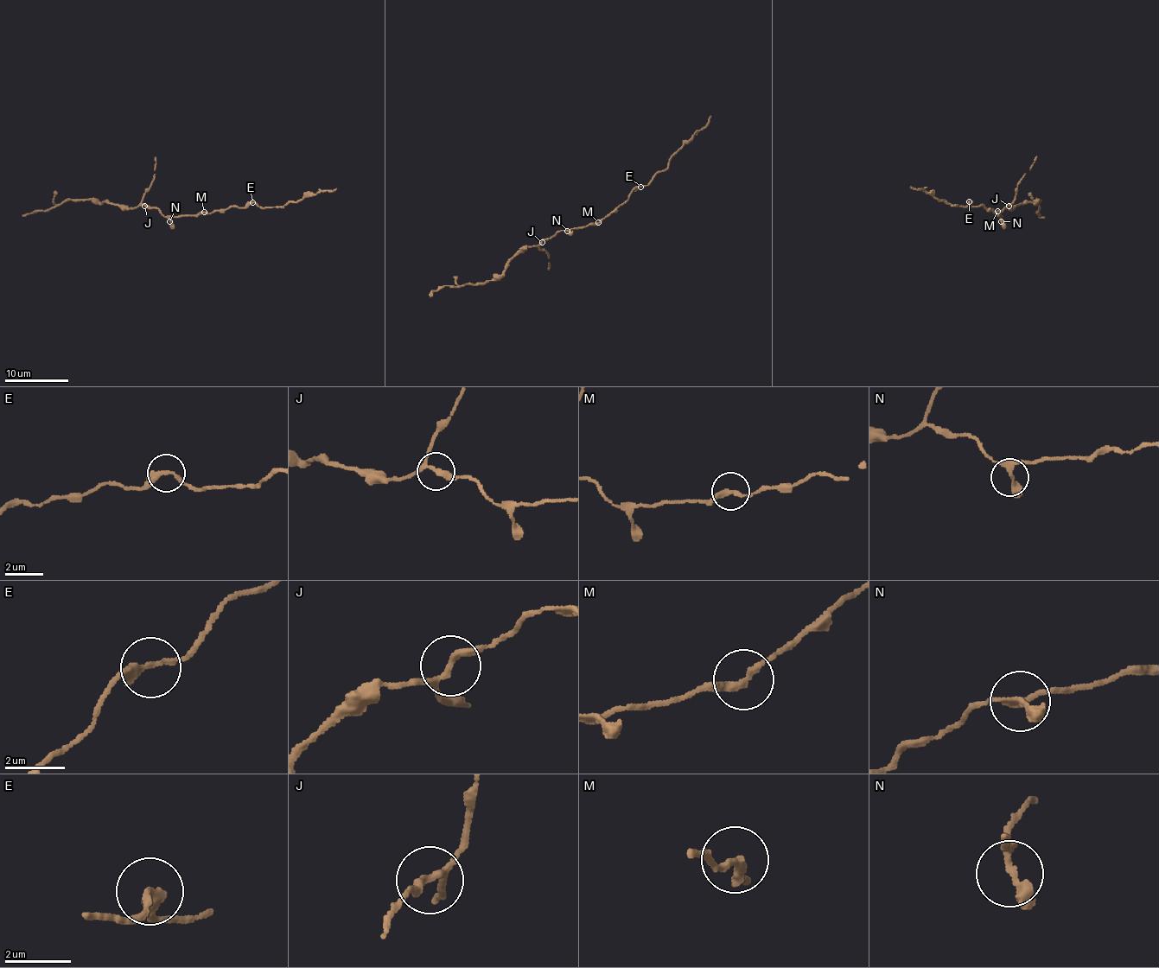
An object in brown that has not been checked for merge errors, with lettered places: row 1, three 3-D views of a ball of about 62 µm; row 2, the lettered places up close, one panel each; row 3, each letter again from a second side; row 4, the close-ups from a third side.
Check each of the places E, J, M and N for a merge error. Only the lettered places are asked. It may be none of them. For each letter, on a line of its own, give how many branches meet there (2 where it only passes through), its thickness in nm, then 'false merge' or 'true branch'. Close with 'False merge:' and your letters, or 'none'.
E: 2 branches meet; 280 nm thick; true branch
J: 3 branches meet; 200 nm thick; true branch
M: 2 branches meet; 240 nm thick; true branch
N: 3 branches meet; 220 nm thick; true branch
False merge: none

